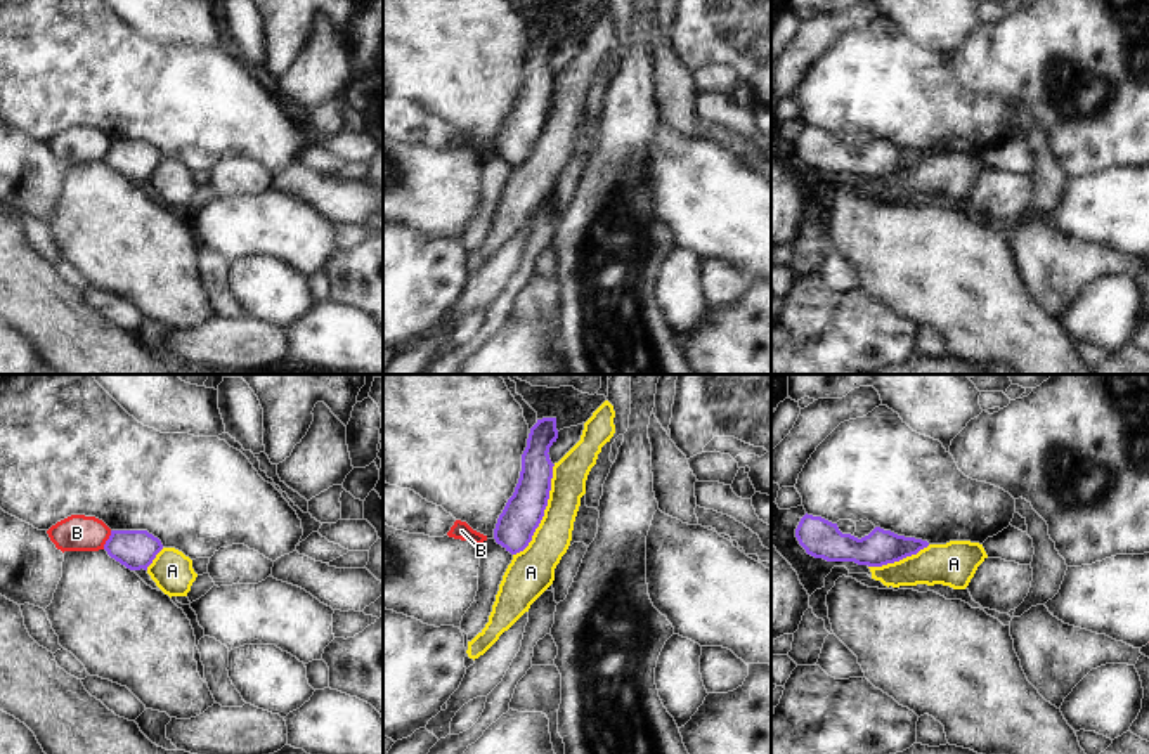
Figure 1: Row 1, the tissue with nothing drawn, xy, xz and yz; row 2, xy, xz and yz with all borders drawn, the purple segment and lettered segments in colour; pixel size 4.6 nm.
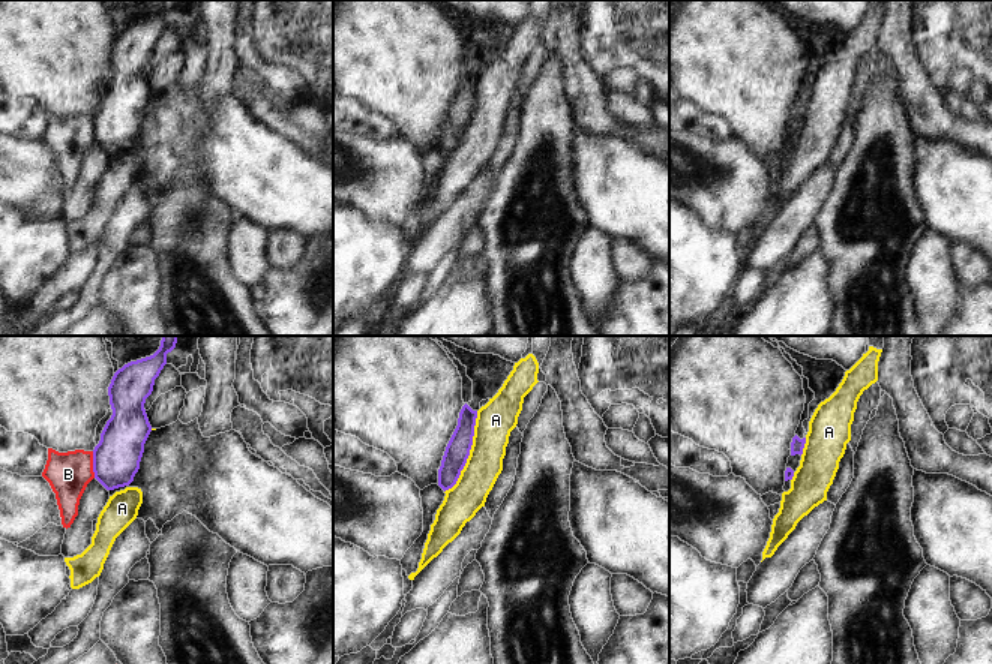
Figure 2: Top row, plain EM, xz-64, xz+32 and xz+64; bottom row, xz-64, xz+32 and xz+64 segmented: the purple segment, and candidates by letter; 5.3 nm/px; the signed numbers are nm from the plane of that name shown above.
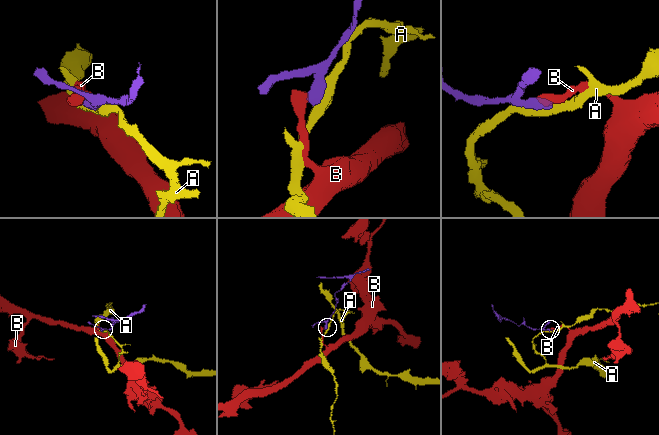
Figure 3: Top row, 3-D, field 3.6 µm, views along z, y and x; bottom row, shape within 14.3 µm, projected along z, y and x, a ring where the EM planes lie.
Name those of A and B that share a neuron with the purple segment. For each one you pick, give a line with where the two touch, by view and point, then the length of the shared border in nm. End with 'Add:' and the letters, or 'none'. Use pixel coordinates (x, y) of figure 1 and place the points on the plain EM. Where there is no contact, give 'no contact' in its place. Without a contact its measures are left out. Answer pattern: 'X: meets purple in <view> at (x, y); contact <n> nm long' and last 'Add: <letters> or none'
Add: none

